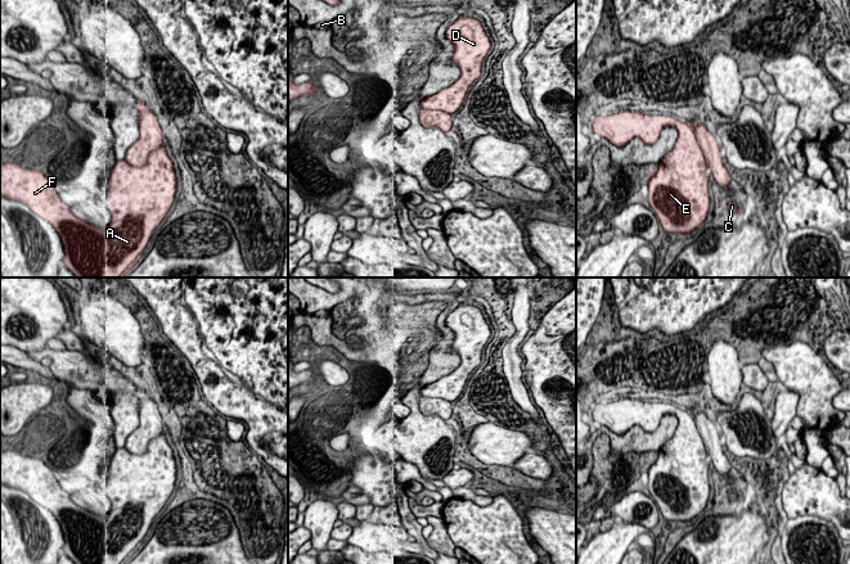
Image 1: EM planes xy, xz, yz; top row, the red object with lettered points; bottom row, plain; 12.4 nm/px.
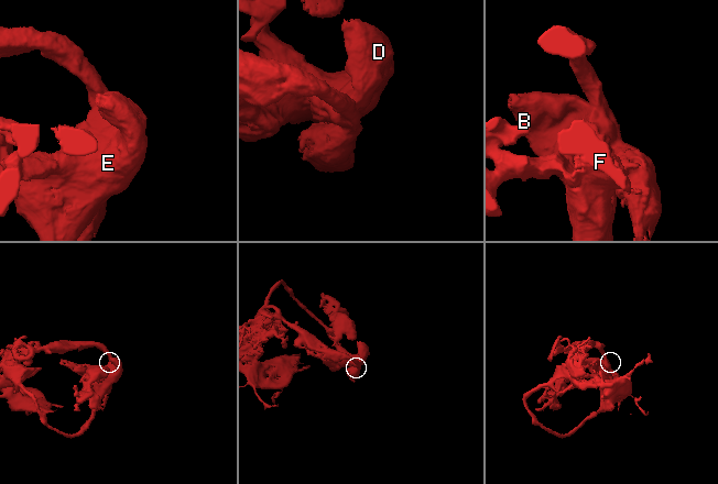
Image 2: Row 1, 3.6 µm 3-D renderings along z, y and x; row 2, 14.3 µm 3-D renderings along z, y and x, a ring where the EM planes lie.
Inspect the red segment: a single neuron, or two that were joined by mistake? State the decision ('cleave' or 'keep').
keep

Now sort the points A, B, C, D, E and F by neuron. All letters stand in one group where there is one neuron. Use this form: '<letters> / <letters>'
A B C D E F

